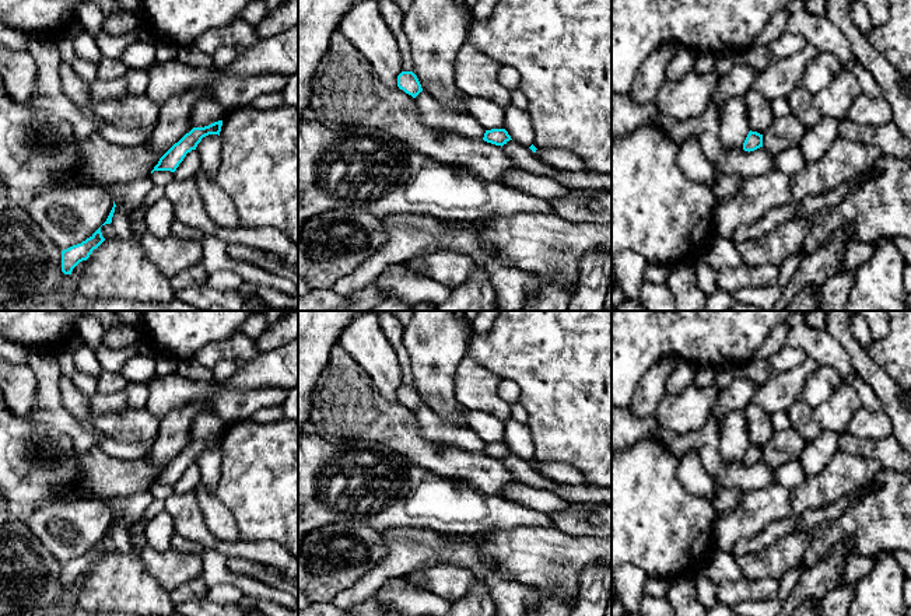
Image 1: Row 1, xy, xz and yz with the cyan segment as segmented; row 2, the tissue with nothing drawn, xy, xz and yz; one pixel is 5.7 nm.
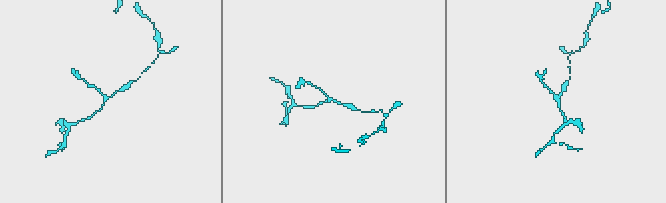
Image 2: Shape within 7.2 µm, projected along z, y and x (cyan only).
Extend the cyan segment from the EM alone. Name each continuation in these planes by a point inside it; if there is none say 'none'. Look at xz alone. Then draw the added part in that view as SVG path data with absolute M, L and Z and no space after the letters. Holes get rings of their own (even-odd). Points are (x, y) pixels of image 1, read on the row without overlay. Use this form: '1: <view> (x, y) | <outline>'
none

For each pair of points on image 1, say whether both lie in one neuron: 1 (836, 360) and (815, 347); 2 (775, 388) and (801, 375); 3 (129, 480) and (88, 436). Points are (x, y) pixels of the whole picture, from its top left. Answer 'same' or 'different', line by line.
1: same
2: same
3: different

